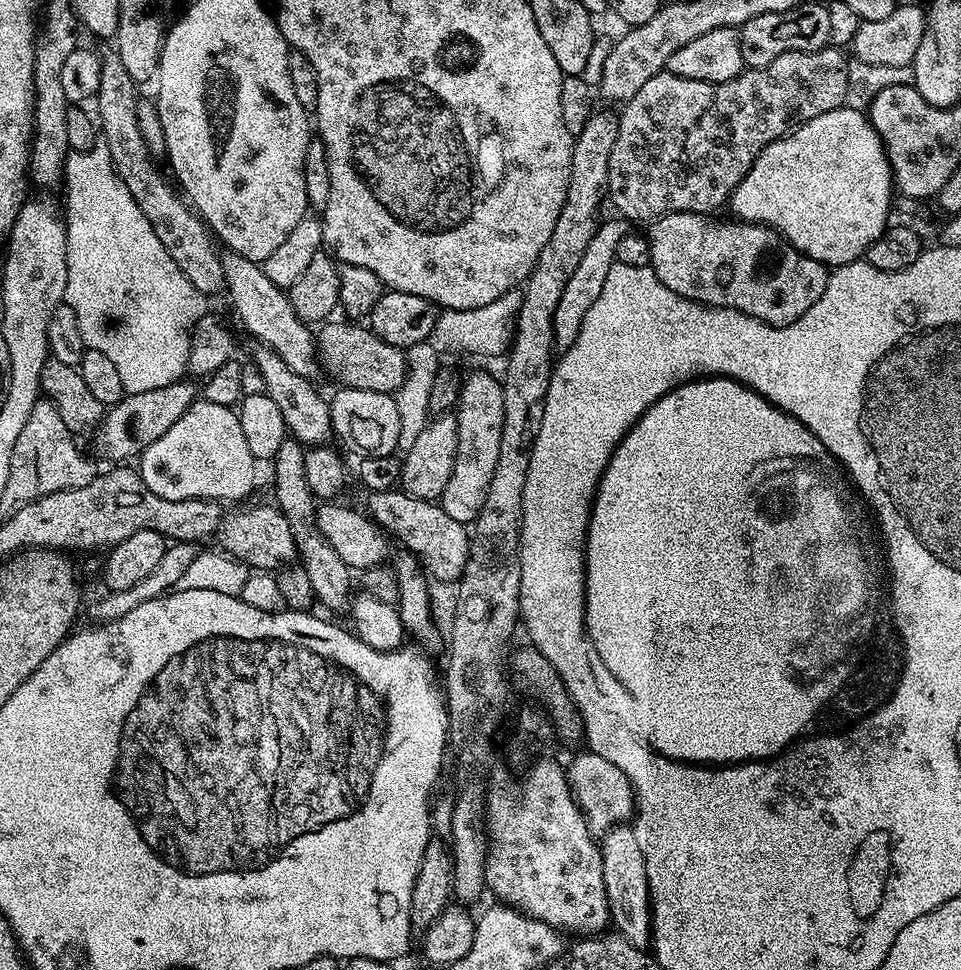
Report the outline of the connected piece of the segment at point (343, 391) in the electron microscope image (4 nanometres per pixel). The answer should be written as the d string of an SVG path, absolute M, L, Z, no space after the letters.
M341 387L339 391L329 401L331 410L331 424L333 433L352 452L357 452L357 457L365 456L391 456L397 451L400 434L400 415L394 396L389 393L380 393L362 389L352 389Z

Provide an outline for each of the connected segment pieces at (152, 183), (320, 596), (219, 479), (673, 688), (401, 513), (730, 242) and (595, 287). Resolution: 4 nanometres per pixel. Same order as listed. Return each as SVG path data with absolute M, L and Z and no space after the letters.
M108 46L108 49L103 49L100 52L100 61L102 79L98 81L98 90L94 97L97 112L95 115L98 117L99 135L110 150L110 158L118 178L122 178L126 190L130 190L130 198L138 202L138 210L146 214L146 222L154 226L154 234L158 234L158 242L166 246L166 254L174 258L178 270L182 270L182 274L186 274L186 278L190 278L192 285L199 292L203 292L205 297L212 298L215 292L223 293L225 291L224 271L213 233L199 215L189 207L185 197L173 187L169 177L167 175L164 177L160 173L160 168L156 165L159 163L150 155L146 138L142 138L142 130L138 126L136 81L130 78L130 74L126 74L126 66L122 66L115 47Z
M285 438L281 446L278 447L270 464L272 484L276 487L274 504L290 522L292 540L296 543L299 563L306 570L306 574L310 574L310 586L314 586L317 601L321 605L324 603L332 612L340 612L343 608L345 611L349 607L350 597L354 592L352 589L352 584L354 588L354 576L346 566L346 562L342 562L342 558L338 558L338 554L330 546L330 542L326 542L326 538L316 525L318 501L312 495L310 486L306 482L305 451L305 445L291 438Z
M203 398L197 399L196 403L189 406L186 414L140 453L138 457L138 471L140 477L146 482L146 486L158 498L170 498L171 500L215 500L217 502L229 502L228 500L240 500L252 492L256 484L257 465L252 459L246 435L242 432L242 422L239 415L232 408L217 406Z
M697 378L689 383L681 384L679 388L666 393L657 404L650 406L650 410L646 410L646 414L624 435L624 441L616 447L616 453L610 458L604 471L604 477L600 479L600 484L596 487L596 499L592 501L592 516L588 519L584 622L589 641L598 650L598 655L605 662L606 668L616 673L616 676L624 680L624 684L632 689L633 695L637 695L640 700L643 700L646 730L648 736L652 736L652 744L656 747L656 751L661 752L663 756L669 756L672 760L697 766L727 766L753 760L767 760L780 755L793 741L807 733L804 731L807 730L808 723L823 708L830 707L832 699L843 688L844 716L848 722L855 722L866 717L882 707L892 697L892 692L900 680L902 671L902 645L894 635L894 628L890 623L890 604L886 599L886 560L882 555L882 540L878 535L877 525L874 523L869 509L865 507L861 497L854 491L849 477L842 471L836 457L829 454L826 446L802 421L780 411L776 405L768 403L763 396L759 396L751 388L731 378Z
M396 488L373 492L367 498L367 515L371 516L389 537L397 536L404 543L401 545L420 561L420 567L433 581L459 581L468 557L470 532L465 524L450 518L450 514L446 514L446 510L442 510L439 503L411 496Z
M667 212L666 215L661 216L649 223L646 229L646 235L648 238L648 245L650 246L650 258L652 259L652 263L650 265L651 270L654 275L658 278L658 282L662 282L662 286L670 286L670 290L674 290L674 294L678 294L682 298L686 298L687 300L697 300L700 304L706 304L709 308L733 308L734 310L738 310L742 314L746 314L747 316L753 316L755 320L761 320L764 324L774 324L774 325L782 325L782 324L792 324L796 321L799 316L802 314L806 314L806 310L810 310L810 306L814 306L814 302L818 302L818 298L822 298L822 290L826 290L826 282L828 281L829 269L821 262L820 260L811 260L810 257L805 256L804 253L800 252L795 248L794 245L789 244L787 240L784 239L783 236L780 235L779 232L774 228L769 228L767 224L750 224L747 222L741 222L735 218L727 218L728 220L712 220L716 218L709 218L704 214L697 214L695 212Z
M613 216L614 218L604 222L601 221L590 238L590 243L586 246L586 251L582 254L582 259L578 262L577 269L570 276L570 281L566 284L566 290L562 292L561 301L558 302L558 309L554 312L555 349L560 352L568 351L570 346L577 341L578 333L582 322L585 321L586 313L594 302L602 294L602 287L606 284L606 277L615 264L615 254L618 243L621 242L625 234L630 230L629 221Z

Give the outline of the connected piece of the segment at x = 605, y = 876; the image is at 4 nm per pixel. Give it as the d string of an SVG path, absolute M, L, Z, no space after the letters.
M625 822L614 825L613 828L603 833L599 846L602 854L602 882L606 882L611 927L619 932L622 938L626 938L630 946L647 949L652 942L652 903L646 882L646 858L642 858L642 849L638 846L638 838L634 834L632 824Z

